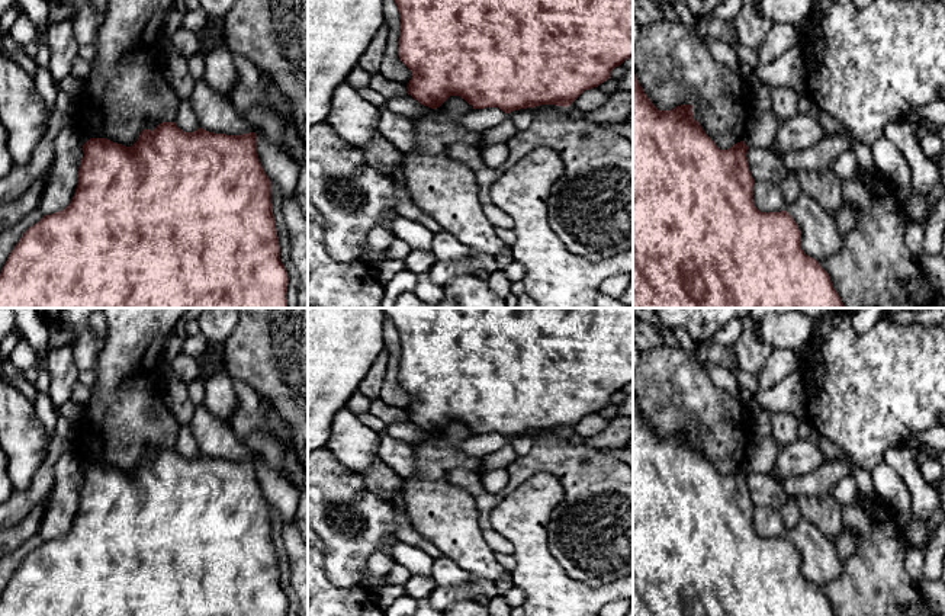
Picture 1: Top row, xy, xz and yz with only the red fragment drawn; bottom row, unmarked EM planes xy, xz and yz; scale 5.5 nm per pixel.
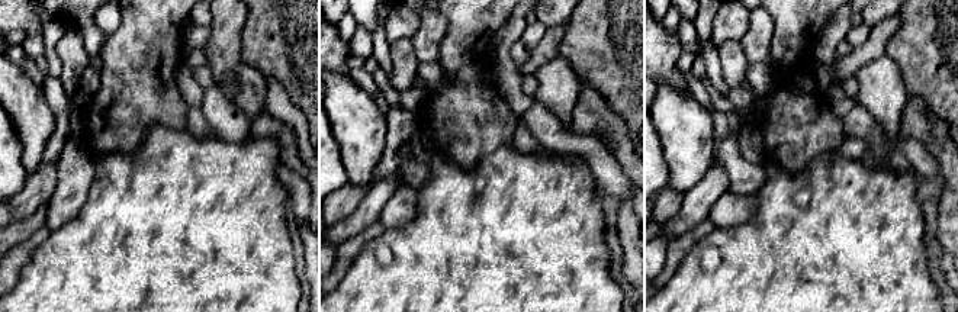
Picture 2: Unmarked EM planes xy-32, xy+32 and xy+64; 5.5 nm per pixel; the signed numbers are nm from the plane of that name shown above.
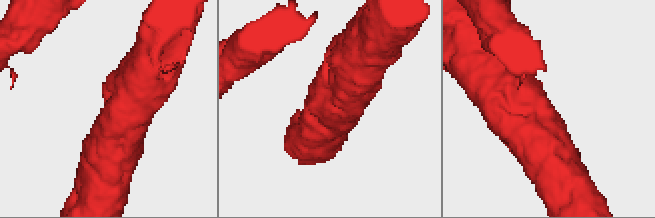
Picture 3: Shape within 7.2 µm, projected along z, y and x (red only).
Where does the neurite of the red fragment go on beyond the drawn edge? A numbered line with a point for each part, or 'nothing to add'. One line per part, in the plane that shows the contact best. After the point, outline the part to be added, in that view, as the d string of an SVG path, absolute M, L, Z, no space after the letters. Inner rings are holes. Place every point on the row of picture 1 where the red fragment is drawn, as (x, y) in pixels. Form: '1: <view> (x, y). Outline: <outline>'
nothing to add

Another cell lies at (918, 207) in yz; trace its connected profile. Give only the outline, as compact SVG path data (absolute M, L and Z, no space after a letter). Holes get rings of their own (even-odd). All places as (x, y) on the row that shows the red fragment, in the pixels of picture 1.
M913 190L910 199L904 203L904 206L910 222L923 225L926 224L929 212L928 195L920 195L916 190Z

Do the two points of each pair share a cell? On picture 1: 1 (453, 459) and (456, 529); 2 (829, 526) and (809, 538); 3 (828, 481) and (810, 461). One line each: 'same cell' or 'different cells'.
1: same cell
2: different cells
3: different cells

